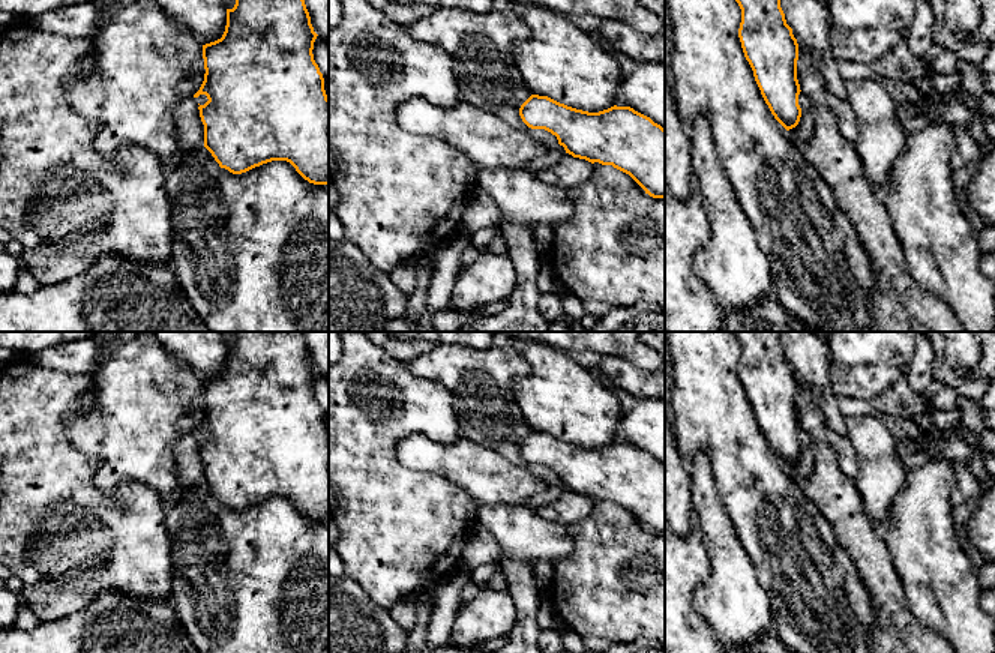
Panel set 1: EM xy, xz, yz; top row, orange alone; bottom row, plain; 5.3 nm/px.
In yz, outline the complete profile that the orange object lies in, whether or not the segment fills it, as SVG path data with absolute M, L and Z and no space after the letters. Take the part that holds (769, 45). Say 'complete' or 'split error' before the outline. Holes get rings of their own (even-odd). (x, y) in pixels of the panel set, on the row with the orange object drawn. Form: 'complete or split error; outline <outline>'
complete; outline M735 0L741 9L738 38L761 95L786 129L798 125L798 44L786 24L780 0Z

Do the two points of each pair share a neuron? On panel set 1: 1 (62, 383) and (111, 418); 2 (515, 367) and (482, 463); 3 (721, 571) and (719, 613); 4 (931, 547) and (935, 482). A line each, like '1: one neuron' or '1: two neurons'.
1: two neurons
2: two neurons
3: one neuron
4: one neuron

